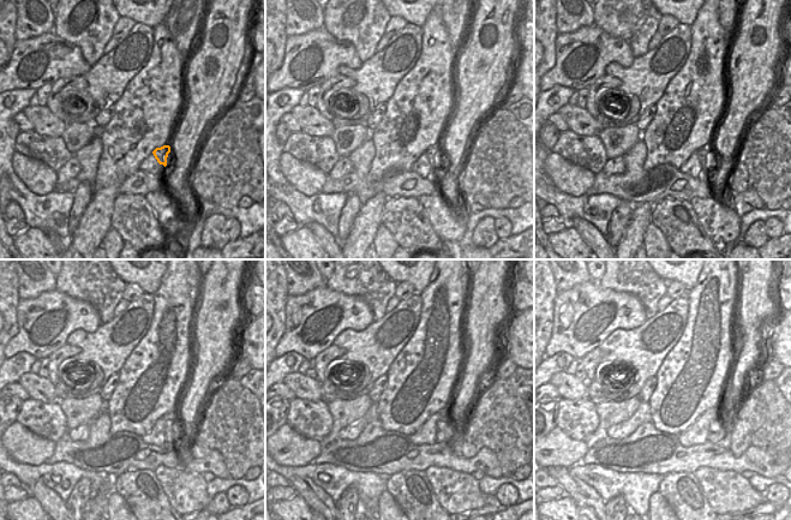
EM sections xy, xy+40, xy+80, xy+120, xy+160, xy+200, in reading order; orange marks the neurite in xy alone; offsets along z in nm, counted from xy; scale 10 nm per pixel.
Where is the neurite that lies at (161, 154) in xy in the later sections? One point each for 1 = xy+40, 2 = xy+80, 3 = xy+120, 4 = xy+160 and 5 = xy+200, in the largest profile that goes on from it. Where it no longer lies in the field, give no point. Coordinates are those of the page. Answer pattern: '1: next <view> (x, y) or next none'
1: next xy+40 (438, 160)
2: next xy+80 (709, 161)
3: next xy+120 (175, 432)
4: next xy+160 (447, 432)
5: next xy+200 (718, 432)

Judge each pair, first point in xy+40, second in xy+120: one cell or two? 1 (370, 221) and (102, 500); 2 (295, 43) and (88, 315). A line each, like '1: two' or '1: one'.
1: one
2: one

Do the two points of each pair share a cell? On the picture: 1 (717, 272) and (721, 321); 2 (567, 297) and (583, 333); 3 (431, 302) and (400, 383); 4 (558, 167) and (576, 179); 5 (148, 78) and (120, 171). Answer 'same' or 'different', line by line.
1: same
2: same
3: same
4: same
5: same

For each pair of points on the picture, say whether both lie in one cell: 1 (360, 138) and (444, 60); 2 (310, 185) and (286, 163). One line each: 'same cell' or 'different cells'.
1: different cells
2: same cell

